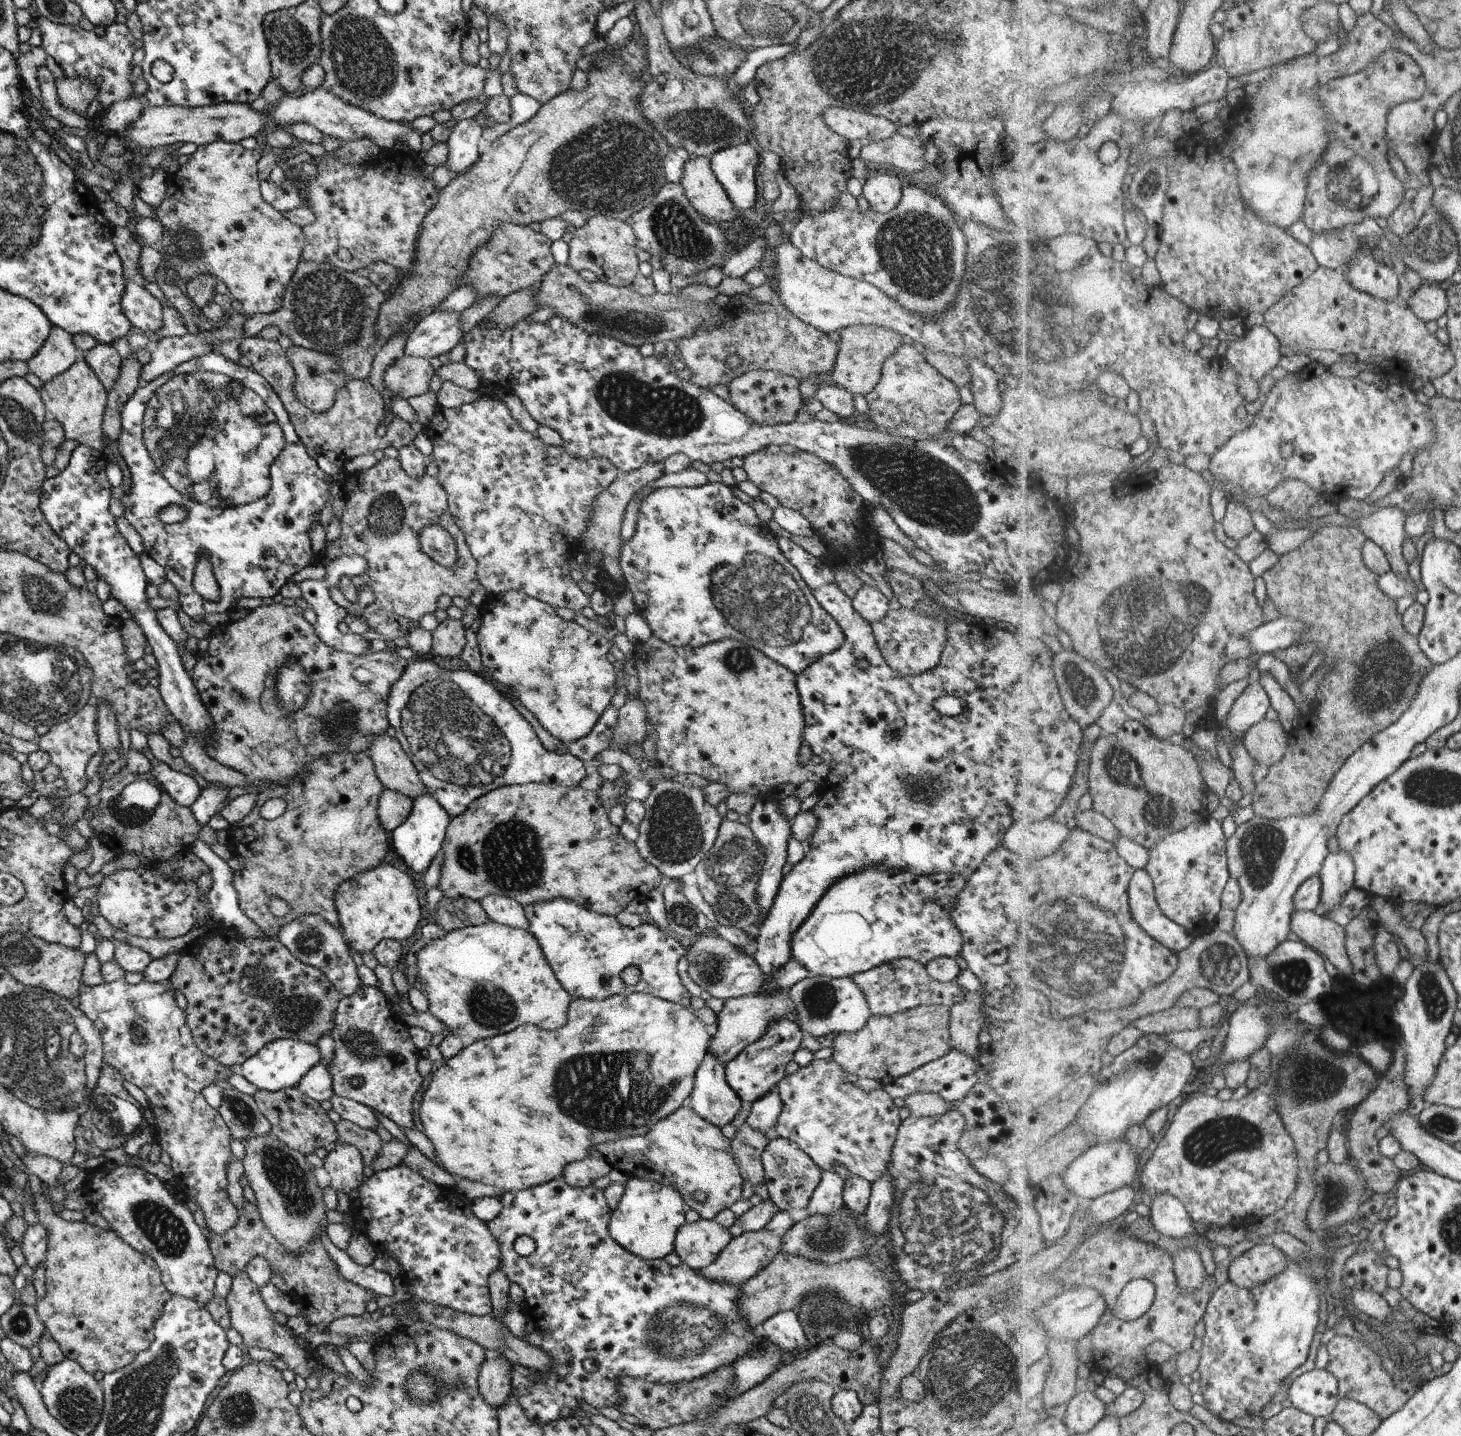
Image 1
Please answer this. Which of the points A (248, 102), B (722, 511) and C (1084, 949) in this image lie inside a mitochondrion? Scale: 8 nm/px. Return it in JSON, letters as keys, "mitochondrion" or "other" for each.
{"A":"other","B":"other","C":"mitochondrion"}

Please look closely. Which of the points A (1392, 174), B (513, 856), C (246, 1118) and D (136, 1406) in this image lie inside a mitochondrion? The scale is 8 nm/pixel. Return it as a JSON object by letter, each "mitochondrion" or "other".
{"A":"other","B":"mitochondrion","C":"mitochondrion","D":"mitochondrion"}

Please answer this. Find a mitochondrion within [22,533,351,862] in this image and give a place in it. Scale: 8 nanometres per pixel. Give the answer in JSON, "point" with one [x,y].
{"point":[129,812]}

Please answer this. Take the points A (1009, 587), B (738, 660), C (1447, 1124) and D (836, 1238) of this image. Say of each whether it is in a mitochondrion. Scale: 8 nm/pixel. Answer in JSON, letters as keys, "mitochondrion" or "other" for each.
{"A":"other","B":"mitochondrion","C":"mitochondrion","D":"mitochondrion"}

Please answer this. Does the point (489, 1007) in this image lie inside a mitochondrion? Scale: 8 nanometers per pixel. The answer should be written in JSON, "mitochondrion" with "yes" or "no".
{"mitochondrion":"yes"}

